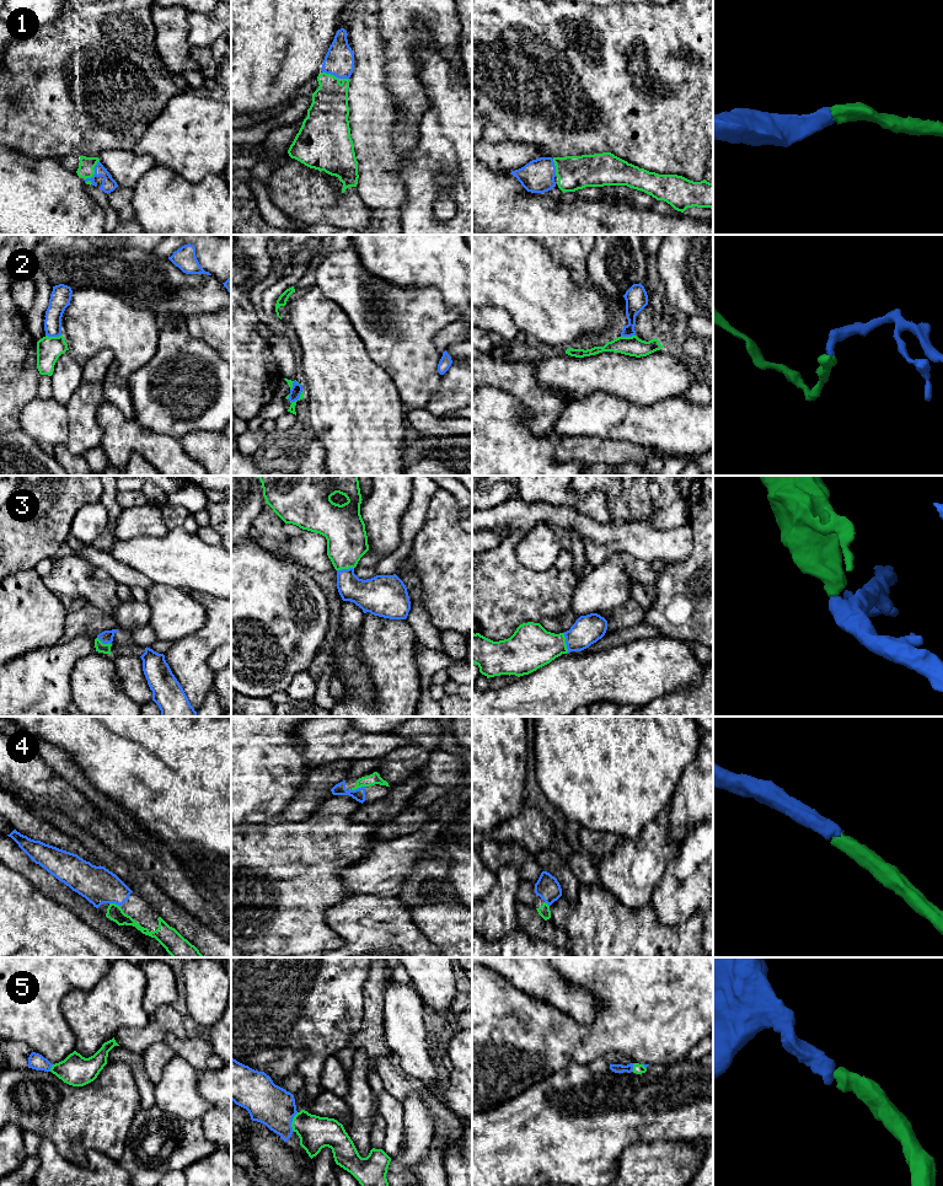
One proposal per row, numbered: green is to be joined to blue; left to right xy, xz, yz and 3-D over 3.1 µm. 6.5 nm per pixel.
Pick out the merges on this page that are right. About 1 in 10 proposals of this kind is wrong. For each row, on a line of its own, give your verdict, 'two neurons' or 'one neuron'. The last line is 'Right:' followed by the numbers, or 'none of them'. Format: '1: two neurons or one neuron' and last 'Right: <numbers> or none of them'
1: one neuron
2: two neurons
3: one neuron
4: one neuron
5: one neuron
Right: 1, 3, 4, 5

